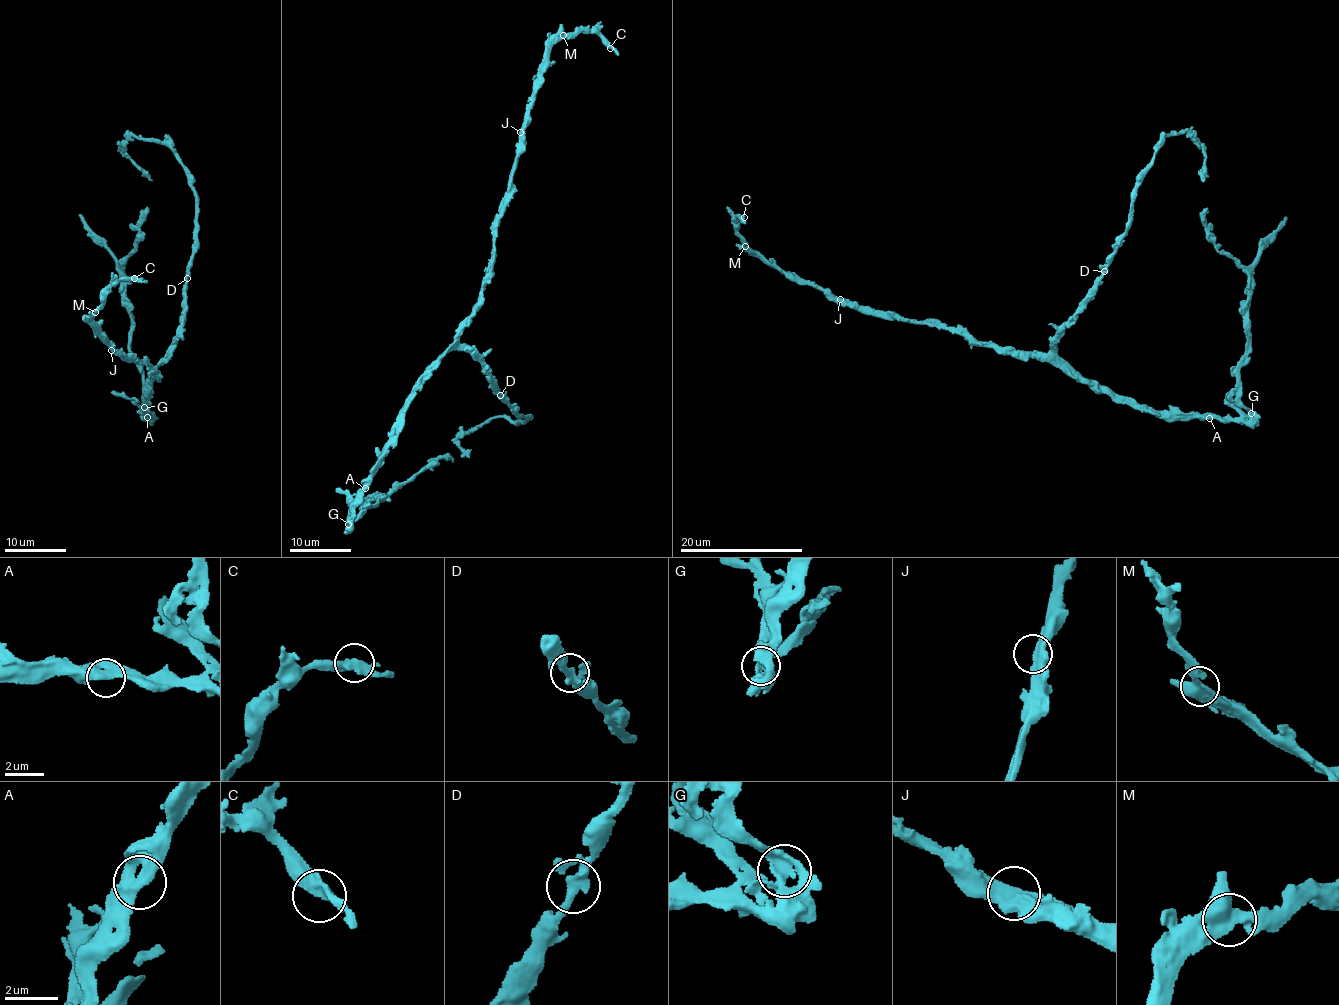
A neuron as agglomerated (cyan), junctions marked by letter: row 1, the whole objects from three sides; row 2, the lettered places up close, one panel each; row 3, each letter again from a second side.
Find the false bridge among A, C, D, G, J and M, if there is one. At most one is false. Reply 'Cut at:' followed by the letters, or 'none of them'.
Cut at: none of them

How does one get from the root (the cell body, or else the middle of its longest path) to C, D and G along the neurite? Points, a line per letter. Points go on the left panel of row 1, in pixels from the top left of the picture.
C: (149, 391), (155, 371), (146, 362), (116, 355), (90, 323), (103, 295), (120, 280), (134, 277)
D: (149, 391), (153, 371), (166, 354), (179, 327), (187, 278)
G: (149, 391), (145, 409), (149, 417), (152, 414), (148, 417), (144, 414), (147, 413), (143, 407)

